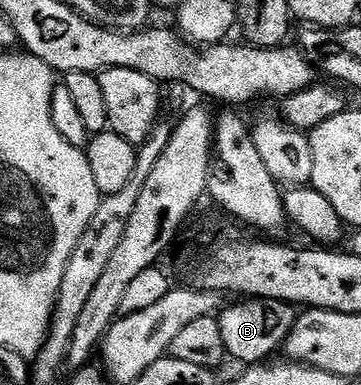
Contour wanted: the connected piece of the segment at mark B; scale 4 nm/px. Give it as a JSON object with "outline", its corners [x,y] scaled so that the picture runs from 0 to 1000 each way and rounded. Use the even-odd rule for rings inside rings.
{"outline":[[[681,774],[668,784],[648,784],[640,800],[637,792],[618,797],[601,836],[609,870],[620,875],[629,927],[640,938],[662,935],[670,951],[715,951],[745,938],[745,925],[789,896],[825,826],[828,813],[812,790],[789,790],[773,779]]]}

